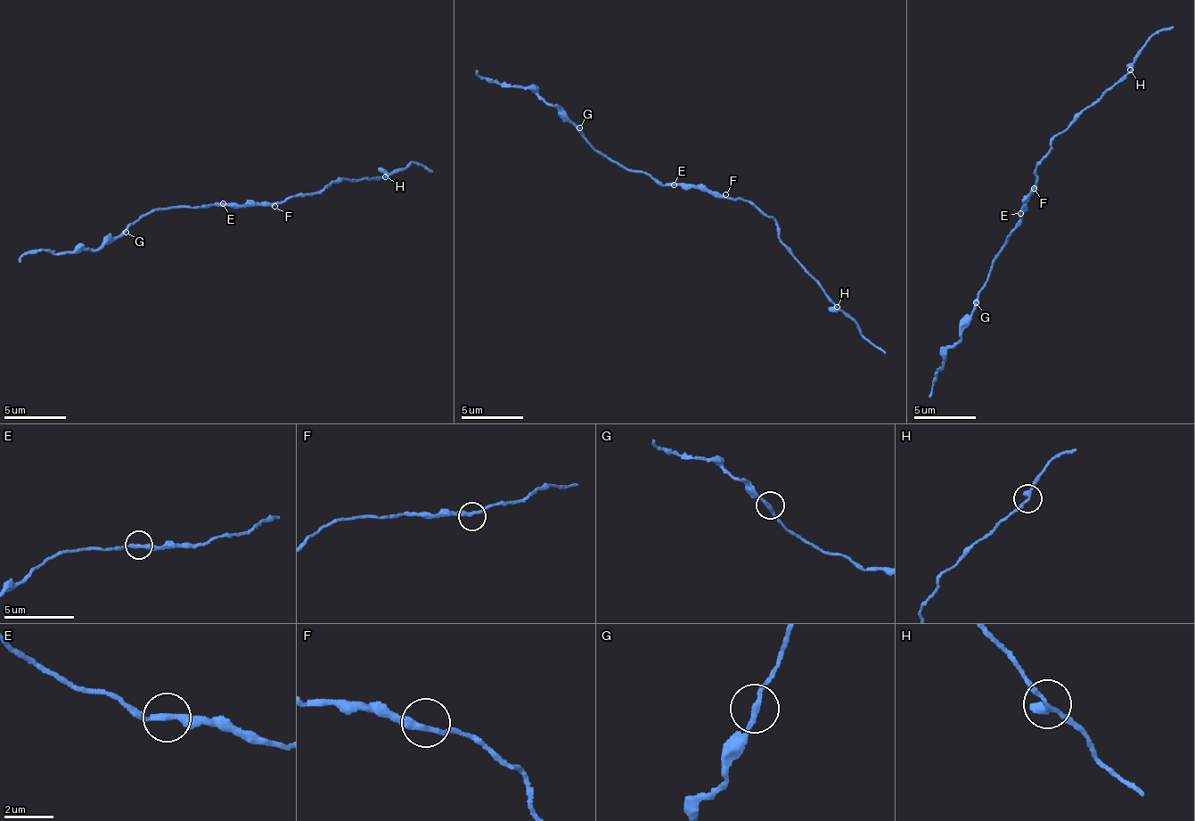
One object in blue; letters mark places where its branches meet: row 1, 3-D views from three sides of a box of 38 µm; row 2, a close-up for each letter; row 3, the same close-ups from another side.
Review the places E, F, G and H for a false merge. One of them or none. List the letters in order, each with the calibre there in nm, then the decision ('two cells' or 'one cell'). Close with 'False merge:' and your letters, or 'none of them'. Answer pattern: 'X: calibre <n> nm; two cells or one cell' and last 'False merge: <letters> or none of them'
E: calibre 240 nm; one cell
F: calibre 280 nm; one cell
G: calibre 220 nm; one cell
H: calibre 280 nm; one cell
False merge: none of them

